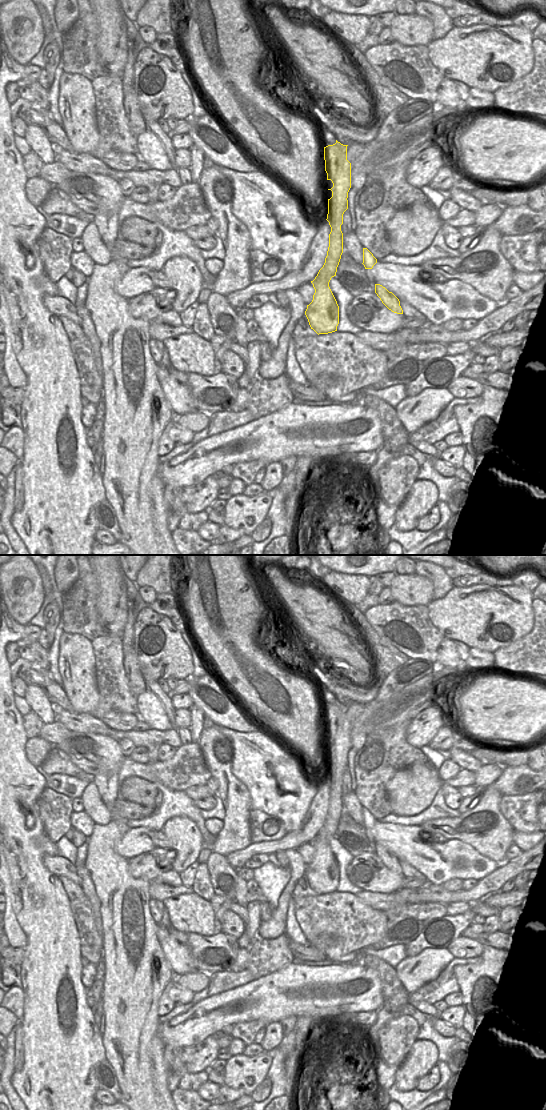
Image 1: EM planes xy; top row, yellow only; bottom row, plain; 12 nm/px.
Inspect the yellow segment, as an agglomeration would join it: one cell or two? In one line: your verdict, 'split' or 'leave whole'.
split

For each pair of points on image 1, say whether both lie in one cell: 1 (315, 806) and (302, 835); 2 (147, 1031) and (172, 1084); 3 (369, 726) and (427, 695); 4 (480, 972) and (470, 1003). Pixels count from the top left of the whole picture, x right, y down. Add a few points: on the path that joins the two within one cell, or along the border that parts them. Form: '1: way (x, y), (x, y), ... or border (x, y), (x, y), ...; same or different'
1: way (315, 813), (314, 821), (309, 828); same
2: border (169, 1073), (167, 1088), (171, 1092); different
3: way (383, 712), (388, 709), (402, 708), (413, 699); same
4: way (480, 980), (480, 993), (478, 995); same

